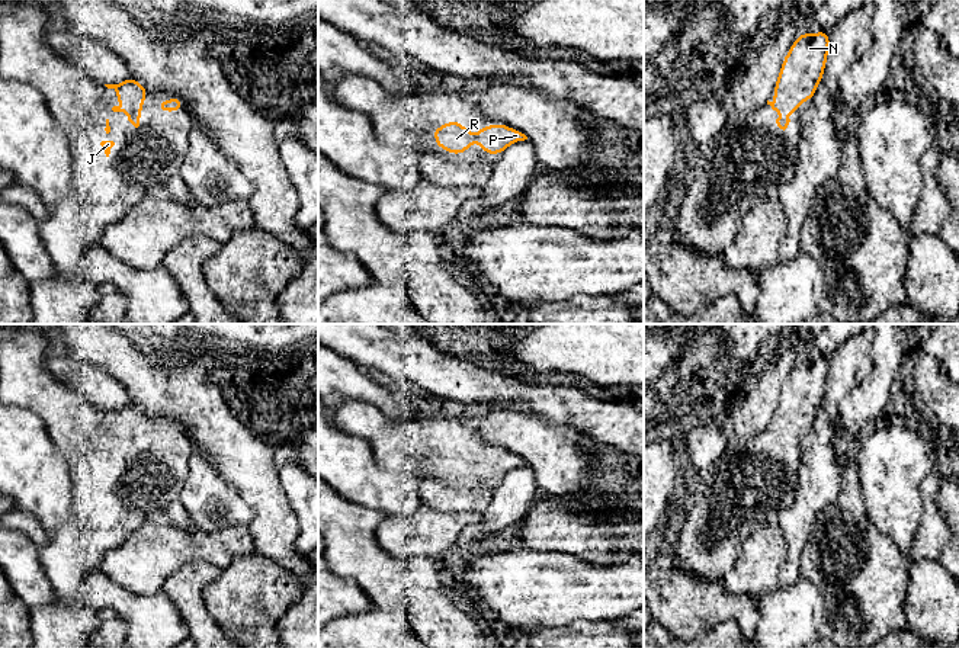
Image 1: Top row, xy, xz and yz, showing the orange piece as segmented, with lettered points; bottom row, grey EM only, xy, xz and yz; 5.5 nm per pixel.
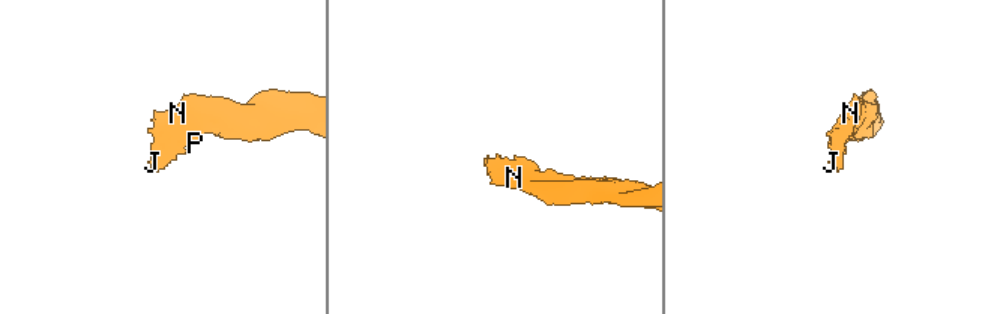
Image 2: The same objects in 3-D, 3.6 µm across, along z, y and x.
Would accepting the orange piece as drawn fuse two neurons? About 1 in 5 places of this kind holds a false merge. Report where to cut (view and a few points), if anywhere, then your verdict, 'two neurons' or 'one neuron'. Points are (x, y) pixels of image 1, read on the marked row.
no cut; one neuron

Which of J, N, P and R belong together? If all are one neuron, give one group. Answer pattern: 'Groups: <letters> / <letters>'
Groups: J N P R

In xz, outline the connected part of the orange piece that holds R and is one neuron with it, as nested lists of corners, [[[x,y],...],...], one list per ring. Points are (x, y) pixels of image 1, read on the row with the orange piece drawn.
[[[456,119],[437,126],[432,135],[436,138],[436,147],[445,148],[449,154],[464,154],[472,142],[480,142],[484,154],[501,155],[509,145],[527,139],[516,128],[507,129],[504,122],[484,125],[481,131],[472,135]]]

